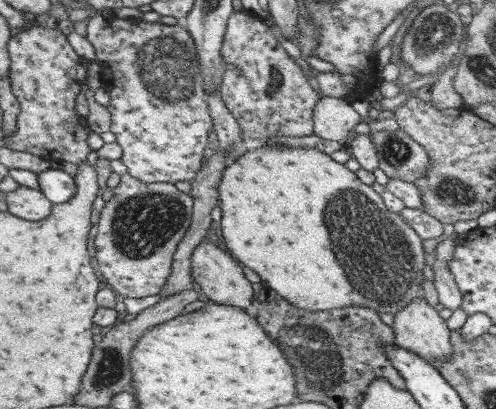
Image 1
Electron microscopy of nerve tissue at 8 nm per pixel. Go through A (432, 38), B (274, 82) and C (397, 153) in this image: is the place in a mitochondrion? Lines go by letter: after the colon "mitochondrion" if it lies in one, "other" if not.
A: mitochondrion
B: mitochondrion
C: mitochondrion

